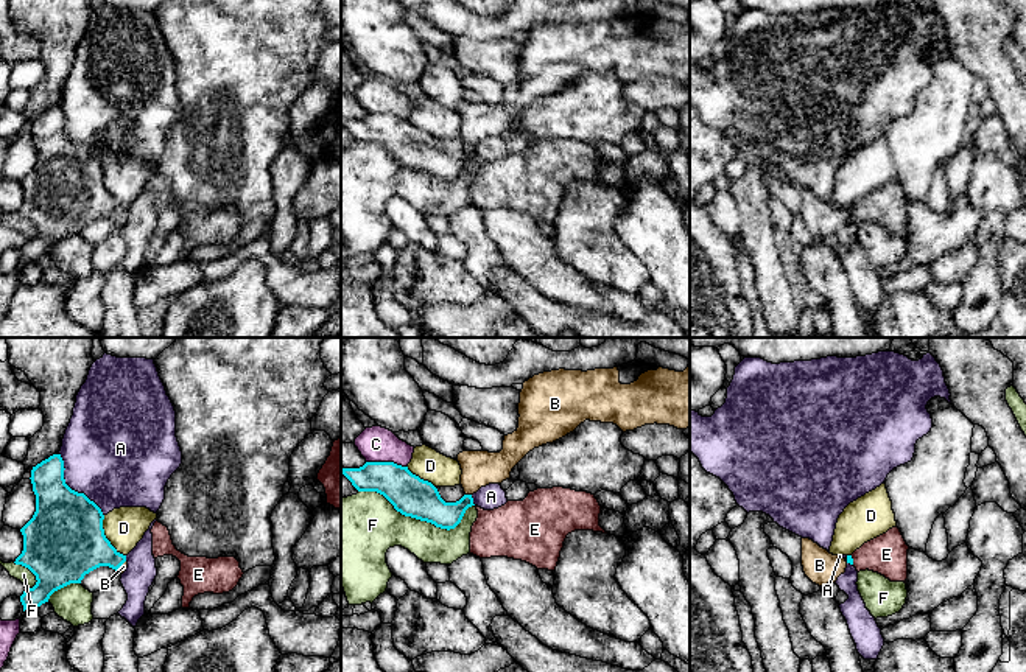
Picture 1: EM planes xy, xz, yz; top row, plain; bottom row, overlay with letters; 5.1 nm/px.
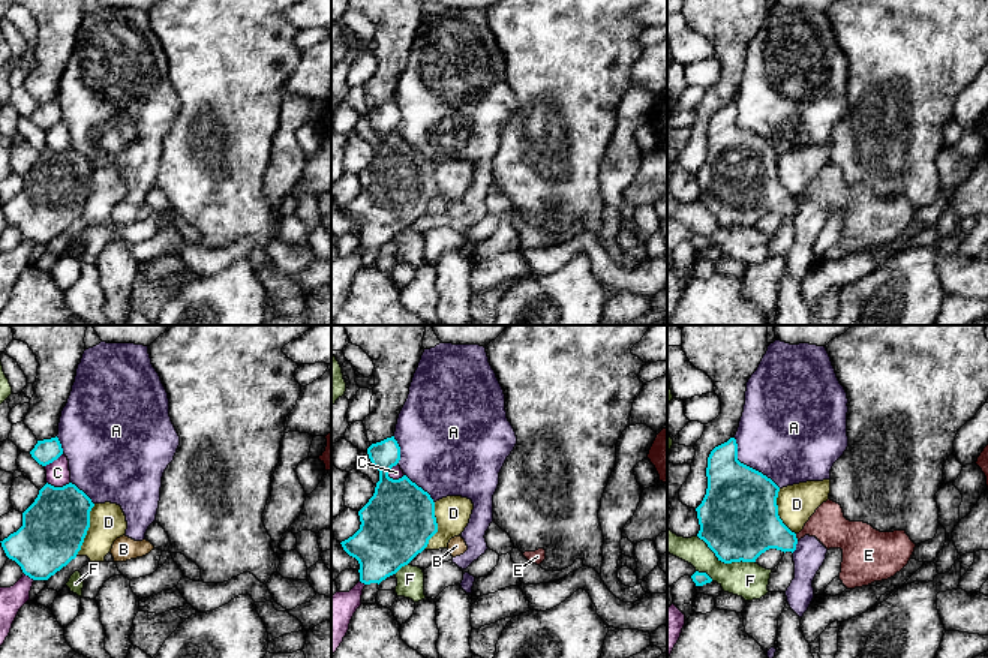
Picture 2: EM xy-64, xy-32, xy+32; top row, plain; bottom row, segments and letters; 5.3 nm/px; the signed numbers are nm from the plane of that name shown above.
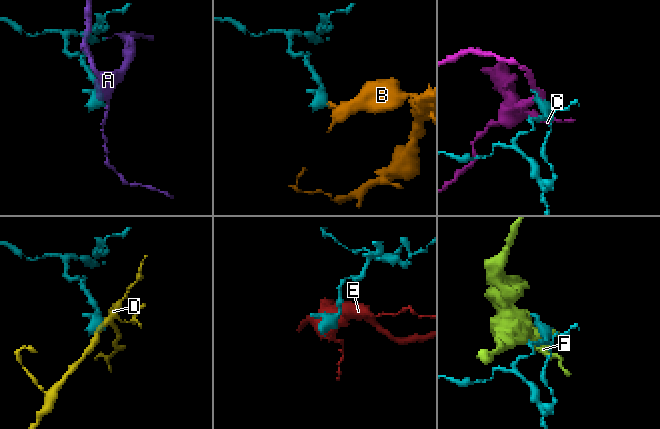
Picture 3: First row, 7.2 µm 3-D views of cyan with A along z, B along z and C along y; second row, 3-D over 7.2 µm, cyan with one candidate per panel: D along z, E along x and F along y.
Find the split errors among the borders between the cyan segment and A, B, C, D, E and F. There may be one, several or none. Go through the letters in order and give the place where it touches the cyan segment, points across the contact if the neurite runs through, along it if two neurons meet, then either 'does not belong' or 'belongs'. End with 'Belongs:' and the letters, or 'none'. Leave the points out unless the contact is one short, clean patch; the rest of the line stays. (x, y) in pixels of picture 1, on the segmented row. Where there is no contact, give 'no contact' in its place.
A: meets cyan in xy at (70, 489); does not belong
B: meets cyan in xz at (469, 495); runs through xz (421, 500), (456, 509), (469, 495), (470, 482), (480, 468); belongs
C: meets cyan in xz at (386, 462); does not belong
D: meets cyan in xy at (105, 537); does not belong
E: meets cyan in yz at (852, 560); border along yz (850, 556), (853, 563); does not belong
F: meets cyan in xz at (419, 518); does not belong
Belongs: B

